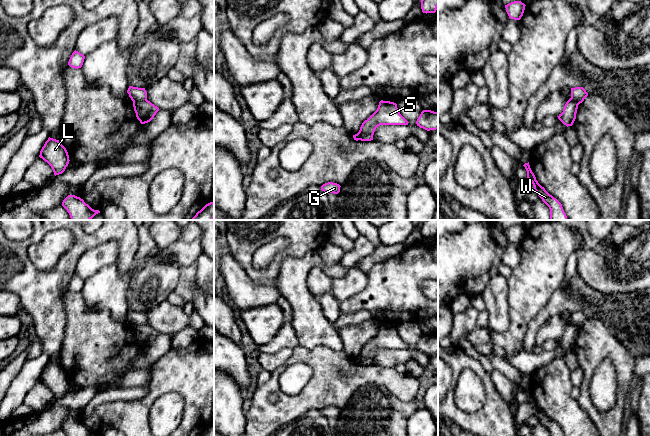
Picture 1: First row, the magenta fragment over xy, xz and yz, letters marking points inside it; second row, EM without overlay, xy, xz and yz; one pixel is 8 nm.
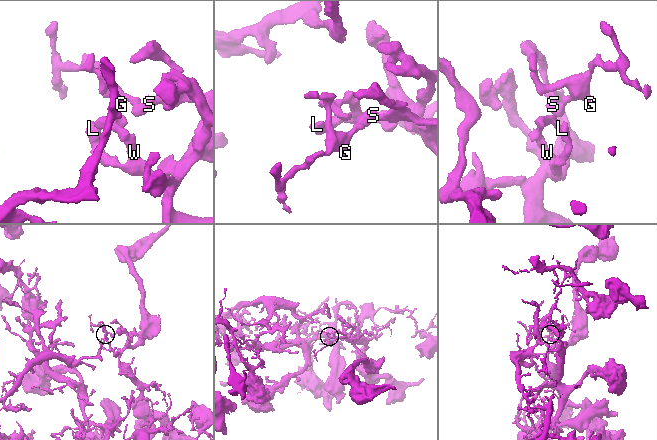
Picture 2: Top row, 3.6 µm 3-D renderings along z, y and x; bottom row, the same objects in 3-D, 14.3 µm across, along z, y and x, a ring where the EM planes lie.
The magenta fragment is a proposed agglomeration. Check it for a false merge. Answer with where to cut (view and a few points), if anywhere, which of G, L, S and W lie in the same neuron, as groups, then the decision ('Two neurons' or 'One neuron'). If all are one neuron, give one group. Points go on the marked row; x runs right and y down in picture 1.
Split along xz (358, 132), (372, 136). Groups: G / L S W. Two neurons

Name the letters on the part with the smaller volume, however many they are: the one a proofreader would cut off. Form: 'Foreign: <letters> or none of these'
Foreign: G

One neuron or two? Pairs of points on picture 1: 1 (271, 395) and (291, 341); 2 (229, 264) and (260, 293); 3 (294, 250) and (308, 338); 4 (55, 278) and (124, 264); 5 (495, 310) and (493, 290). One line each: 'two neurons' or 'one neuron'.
1: two neurons
2: one neuron
3: two neurons
4: one neuron
5: one neuron

